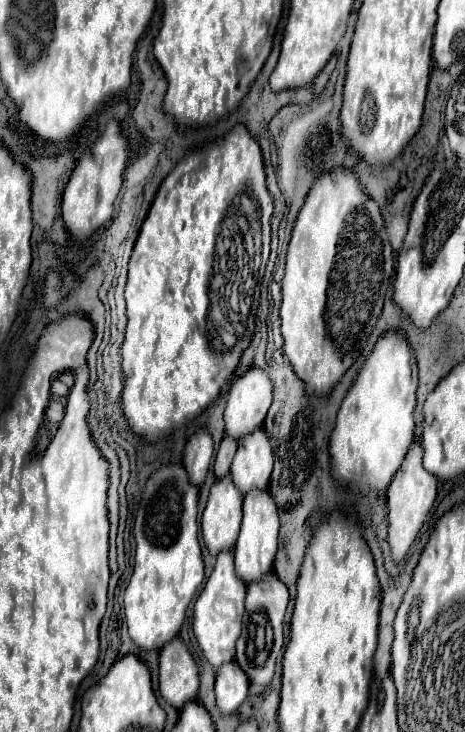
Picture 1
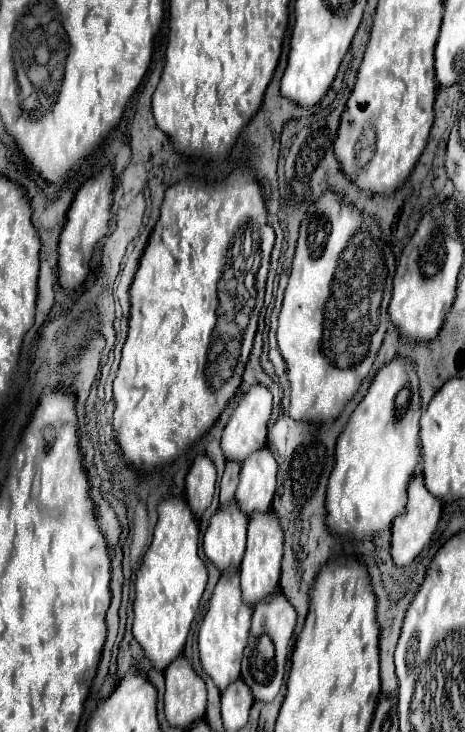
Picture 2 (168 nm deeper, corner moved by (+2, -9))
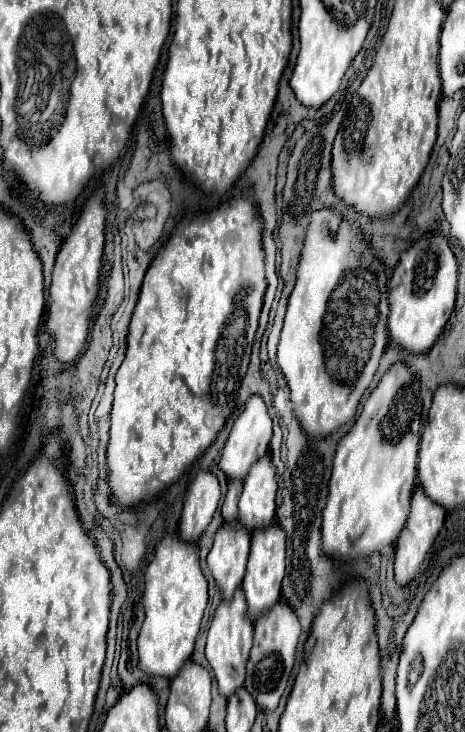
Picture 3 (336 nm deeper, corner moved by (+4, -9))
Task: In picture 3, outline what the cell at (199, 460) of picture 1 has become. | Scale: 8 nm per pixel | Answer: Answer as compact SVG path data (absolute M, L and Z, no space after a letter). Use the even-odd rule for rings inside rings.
M199 471L185 493L183 515L179 523L179 537L183 541L197 543L219 505L219 497L221 491L217 477L211 471Z

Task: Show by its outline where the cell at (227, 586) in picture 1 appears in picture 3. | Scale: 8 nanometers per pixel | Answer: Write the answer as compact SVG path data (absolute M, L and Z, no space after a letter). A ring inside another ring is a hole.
M241 589L235 591L233 599L223 599L219 607L215 609L215 615L209 625L207 633L207 645L205 645L205 657L213 669L213 675L217 679L221 695L229 697L239 689L245 681L245 663L249 659L249 649L253 641L253 621L247 617L247 603Z

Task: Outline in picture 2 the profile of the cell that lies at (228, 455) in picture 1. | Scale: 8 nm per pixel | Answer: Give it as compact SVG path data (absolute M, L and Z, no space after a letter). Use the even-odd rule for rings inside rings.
M227 461L227 467L225 467L225 473L221 479L221 493L219 493L219 501L223 507L233 503L233 499L235 499L235 489L239 483L239 471L241 471L239 463Z

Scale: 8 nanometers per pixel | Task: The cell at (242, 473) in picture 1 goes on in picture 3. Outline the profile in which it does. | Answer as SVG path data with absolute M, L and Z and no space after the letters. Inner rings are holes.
M269 455L257 459L243 479L243 495L239 499L239 523L249 531L267 527L275 521L275 467Z

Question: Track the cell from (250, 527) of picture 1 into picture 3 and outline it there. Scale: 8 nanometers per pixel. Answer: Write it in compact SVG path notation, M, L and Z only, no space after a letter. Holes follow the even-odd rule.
M273 523L273 527L263 527L251 533L251 553L247 561L247 571L243 577L243 591L249 605L249 617L257 619L263 611L271 609L281 599L281 579L285 575L285 531Z

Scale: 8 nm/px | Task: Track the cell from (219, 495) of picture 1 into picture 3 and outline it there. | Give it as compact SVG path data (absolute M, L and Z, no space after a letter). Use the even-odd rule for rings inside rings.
M239 521L223 523L213 537L213 547L207 555L207 565L217 581L217 587L221 589L223 599L231 599L235 589L243 581L245 563L249 555L249 539L249 531L245 531Z

